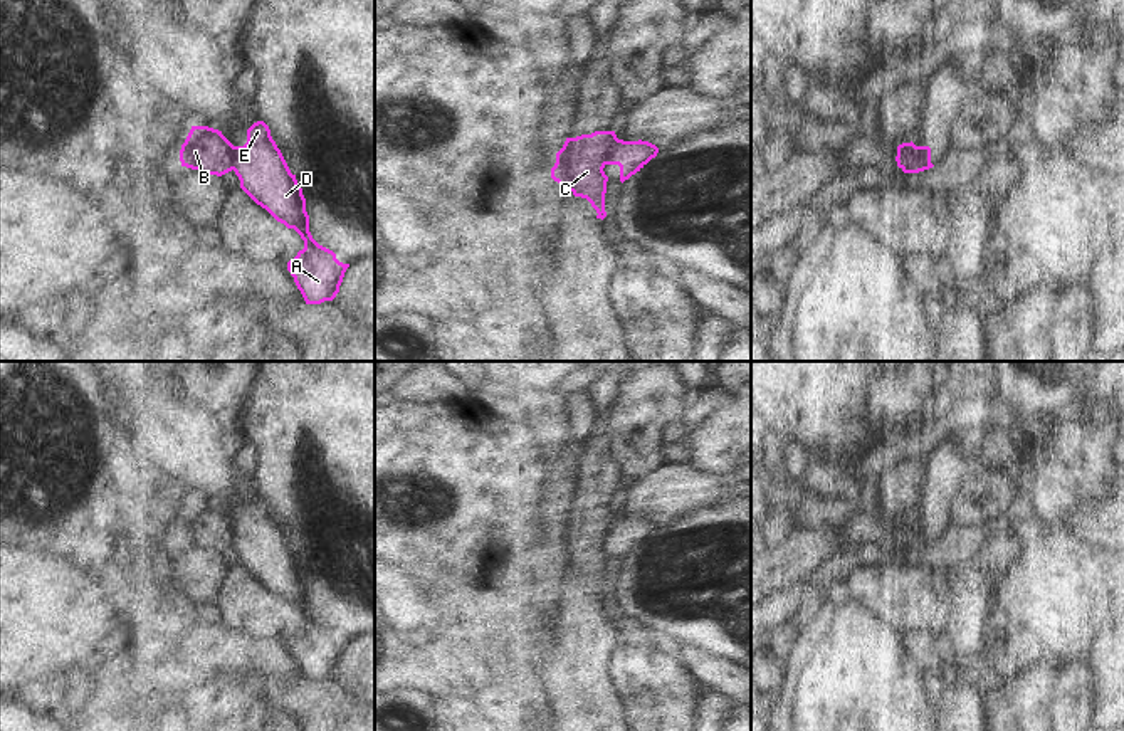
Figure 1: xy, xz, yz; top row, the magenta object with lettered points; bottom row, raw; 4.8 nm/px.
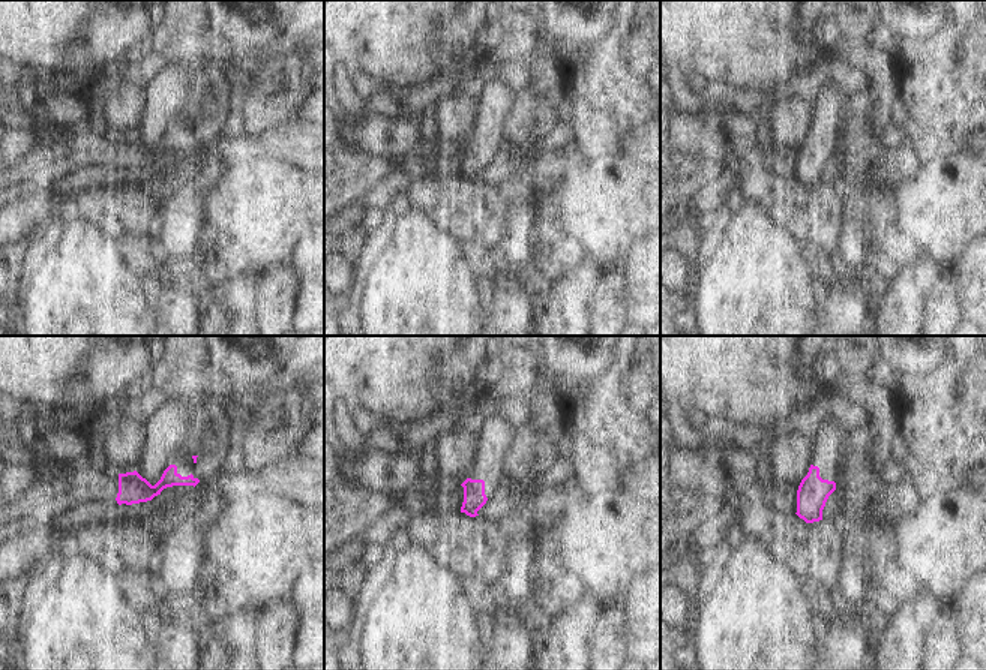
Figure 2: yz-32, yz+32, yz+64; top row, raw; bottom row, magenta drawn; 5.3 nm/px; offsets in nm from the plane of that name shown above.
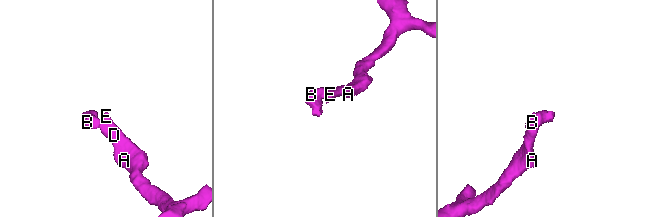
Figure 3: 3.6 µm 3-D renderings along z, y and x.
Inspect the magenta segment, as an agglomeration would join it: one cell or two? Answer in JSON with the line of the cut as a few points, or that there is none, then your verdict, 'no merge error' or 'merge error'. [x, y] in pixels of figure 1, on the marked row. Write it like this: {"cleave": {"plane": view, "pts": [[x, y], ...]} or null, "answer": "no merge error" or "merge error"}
{"cleave": {"plane": "yz", "pts": [[918, 147], [918, 163], [911, 172]]}, "answer": "merge error"}

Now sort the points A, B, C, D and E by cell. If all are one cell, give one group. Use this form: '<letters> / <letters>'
A D E / B C

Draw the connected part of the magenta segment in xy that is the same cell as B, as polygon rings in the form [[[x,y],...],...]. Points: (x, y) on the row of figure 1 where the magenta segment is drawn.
[[[192,126],[180,161],[181,166],[222,176],[234,170],[234,145],[218,129]]]

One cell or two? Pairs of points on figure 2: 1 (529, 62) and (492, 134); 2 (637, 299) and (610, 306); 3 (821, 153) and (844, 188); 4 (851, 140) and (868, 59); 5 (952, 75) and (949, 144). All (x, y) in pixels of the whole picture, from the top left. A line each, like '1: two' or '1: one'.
1: two
2: two
3: two
4: two
5: one

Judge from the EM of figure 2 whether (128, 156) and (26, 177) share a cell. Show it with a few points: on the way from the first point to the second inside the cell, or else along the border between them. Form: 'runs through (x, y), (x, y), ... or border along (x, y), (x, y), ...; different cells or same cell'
runs through (102, 153), (71, 153), (51, 161); same cell

